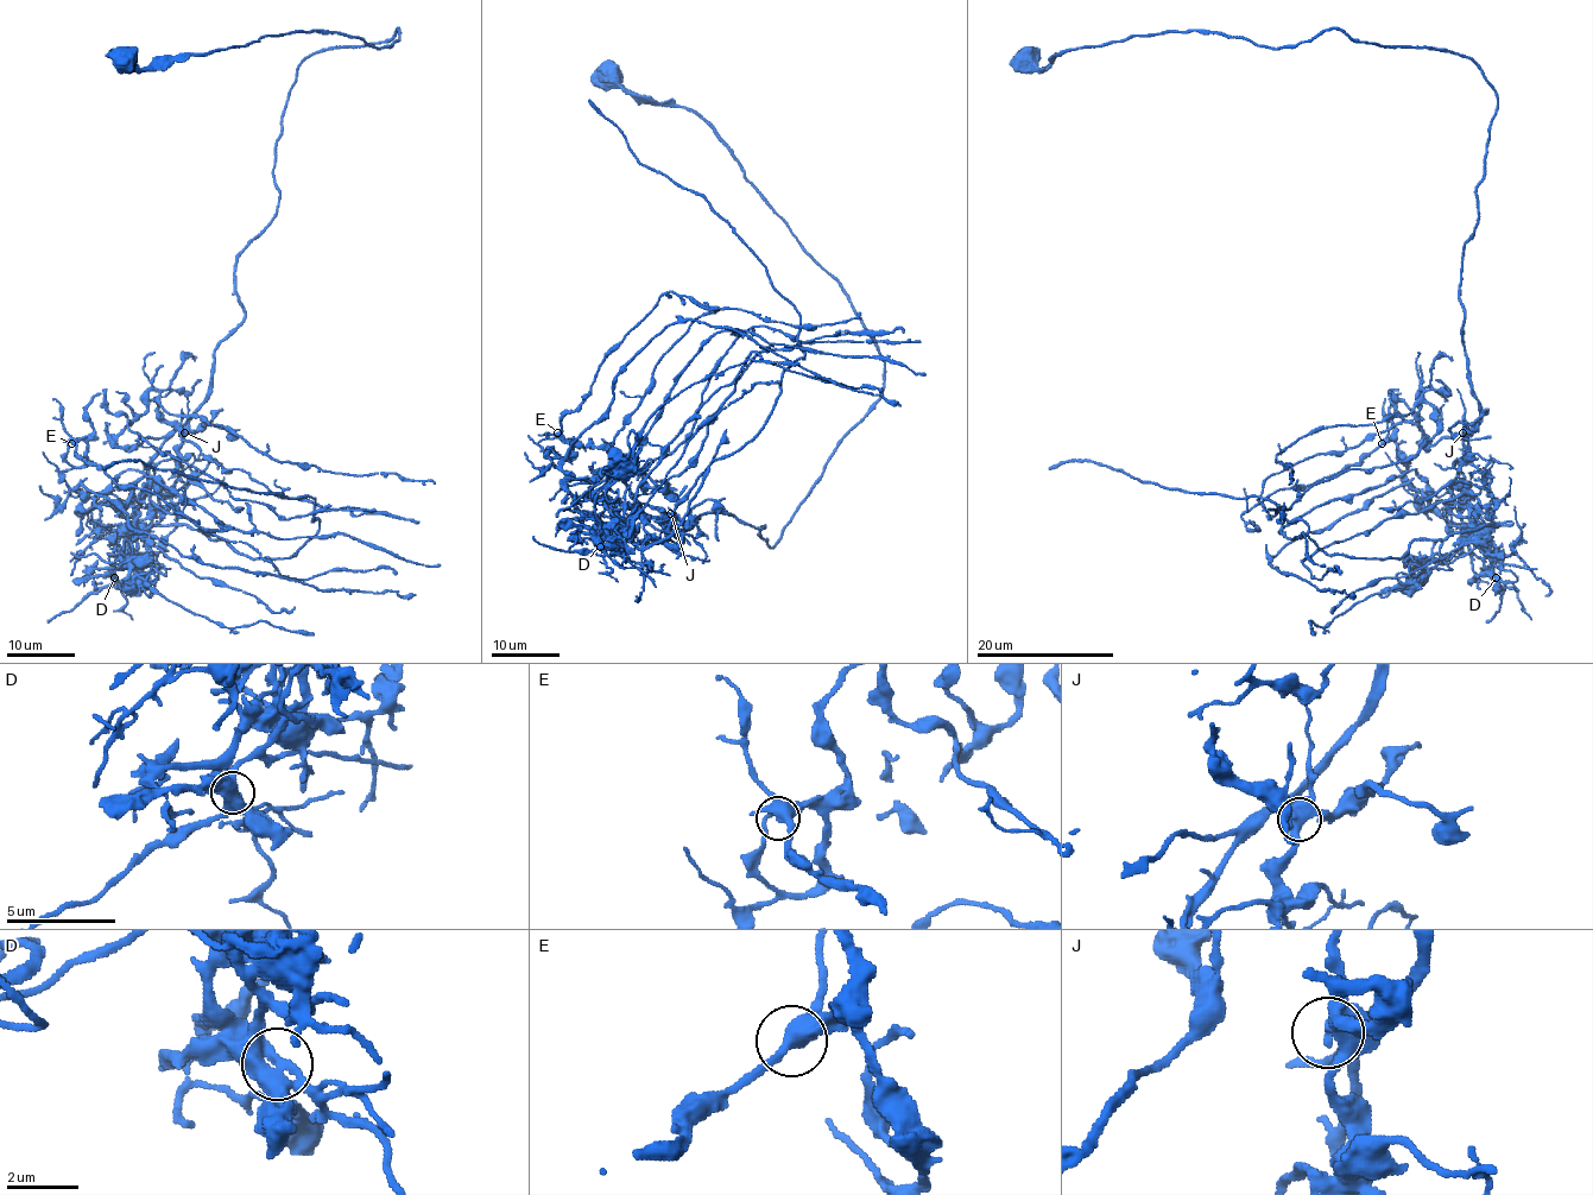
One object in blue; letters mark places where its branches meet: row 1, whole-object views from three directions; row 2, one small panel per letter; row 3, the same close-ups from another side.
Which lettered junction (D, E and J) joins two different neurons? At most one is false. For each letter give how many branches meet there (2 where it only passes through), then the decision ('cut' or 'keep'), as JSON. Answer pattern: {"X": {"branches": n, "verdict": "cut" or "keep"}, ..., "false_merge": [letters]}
{"D": {"branches": 4, "verdict": "cut"}, "E": {"branches": 4, "verdict": "keep"}, "J": {"branches": 4, "verdict": "keep"}, "false_merge": ["D"]}

